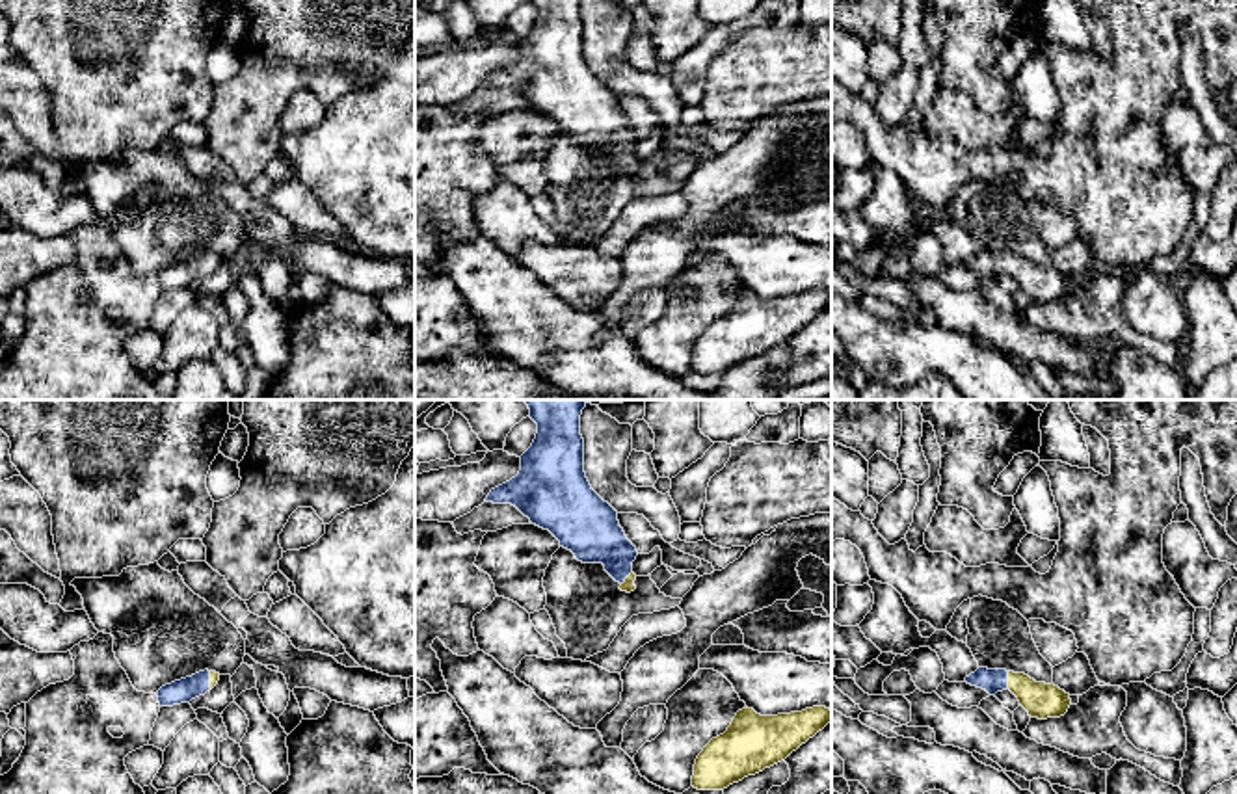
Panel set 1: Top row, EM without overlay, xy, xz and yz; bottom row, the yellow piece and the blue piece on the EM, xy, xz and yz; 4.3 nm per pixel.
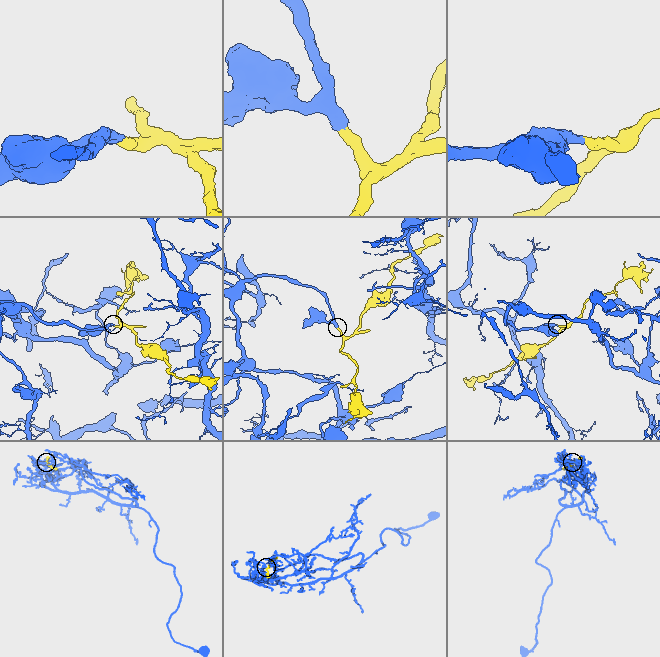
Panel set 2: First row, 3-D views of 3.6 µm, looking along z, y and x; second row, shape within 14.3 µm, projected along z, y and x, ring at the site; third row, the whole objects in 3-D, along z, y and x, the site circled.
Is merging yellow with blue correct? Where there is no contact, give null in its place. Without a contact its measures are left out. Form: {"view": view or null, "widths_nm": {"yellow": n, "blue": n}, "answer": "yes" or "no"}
{"view": "yz", "widths_nm": {"yellow": 150, "blue": 100}, "answer": "yes"}

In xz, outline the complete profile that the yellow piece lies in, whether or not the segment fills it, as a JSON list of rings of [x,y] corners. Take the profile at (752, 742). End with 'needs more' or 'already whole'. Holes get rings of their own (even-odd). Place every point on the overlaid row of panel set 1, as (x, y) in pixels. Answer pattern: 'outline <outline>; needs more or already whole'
outline [[[746,707],[737,712],[727,731],[698,755],[692,787],[724,790],[785,761],[828,723],[831,710],[826,707],[778,716],[761,716]]]; already whole

